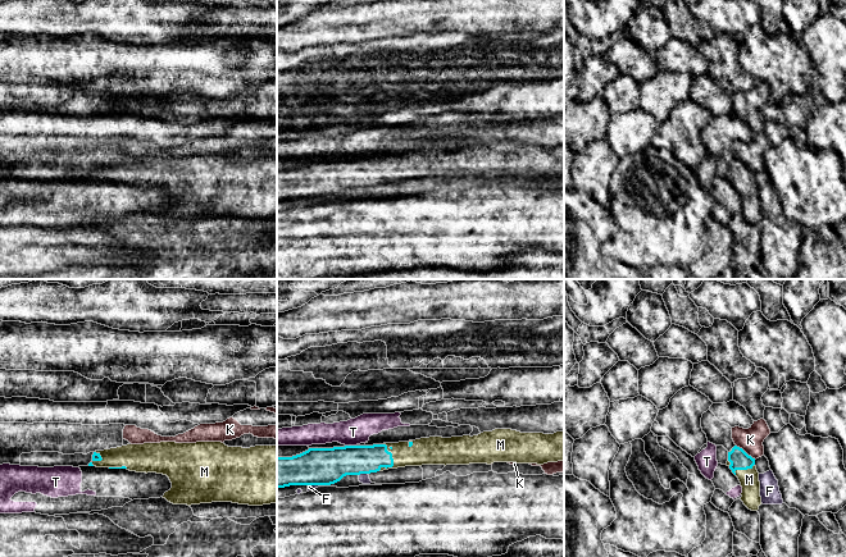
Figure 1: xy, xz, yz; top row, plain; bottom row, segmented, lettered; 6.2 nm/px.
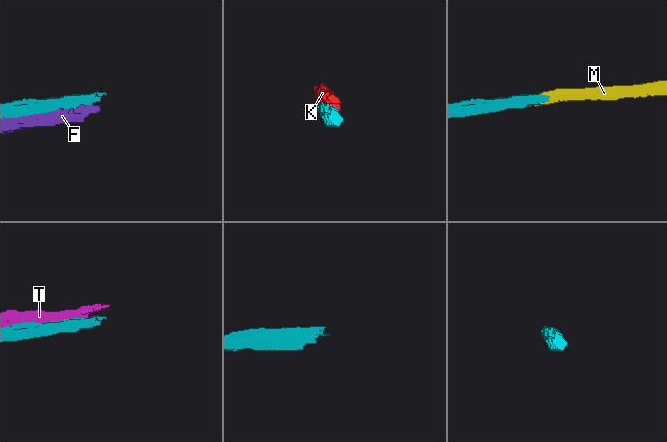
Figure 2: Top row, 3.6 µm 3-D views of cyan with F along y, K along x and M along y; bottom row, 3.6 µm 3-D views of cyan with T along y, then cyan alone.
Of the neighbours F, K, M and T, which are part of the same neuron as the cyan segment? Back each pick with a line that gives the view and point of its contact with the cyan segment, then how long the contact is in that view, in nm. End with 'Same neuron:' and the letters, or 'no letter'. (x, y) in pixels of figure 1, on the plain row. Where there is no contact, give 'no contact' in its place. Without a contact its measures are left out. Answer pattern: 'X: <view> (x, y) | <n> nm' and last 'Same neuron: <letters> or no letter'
M: xz (392, 174) | 180 nm
Same neuron: M

